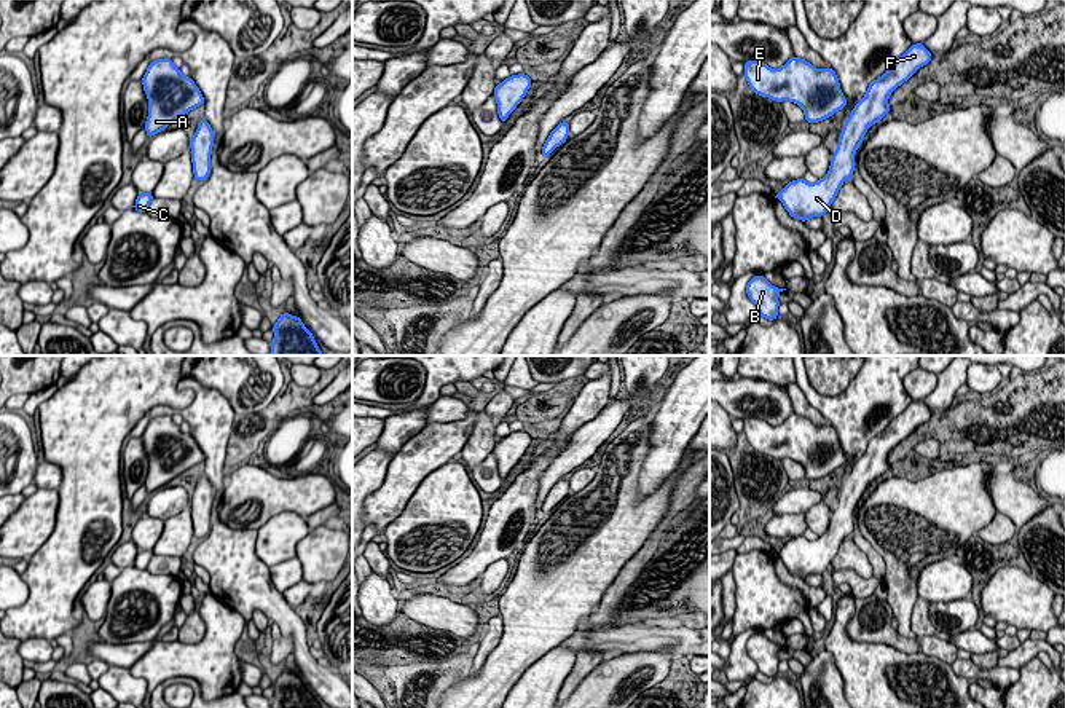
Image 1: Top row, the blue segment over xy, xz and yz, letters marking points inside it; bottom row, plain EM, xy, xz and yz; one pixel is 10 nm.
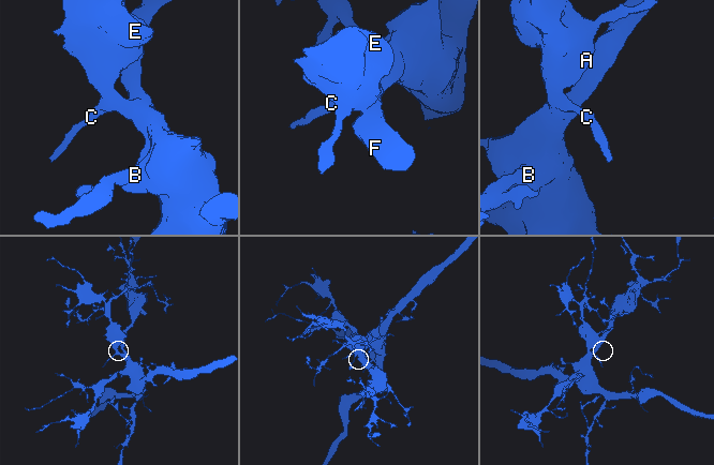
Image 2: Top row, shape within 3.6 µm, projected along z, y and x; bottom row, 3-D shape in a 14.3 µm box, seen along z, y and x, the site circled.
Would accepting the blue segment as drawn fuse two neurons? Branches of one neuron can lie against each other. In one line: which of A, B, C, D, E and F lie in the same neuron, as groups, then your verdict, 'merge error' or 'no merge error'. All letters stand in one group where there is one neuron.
groups A B C D E F; no merge error

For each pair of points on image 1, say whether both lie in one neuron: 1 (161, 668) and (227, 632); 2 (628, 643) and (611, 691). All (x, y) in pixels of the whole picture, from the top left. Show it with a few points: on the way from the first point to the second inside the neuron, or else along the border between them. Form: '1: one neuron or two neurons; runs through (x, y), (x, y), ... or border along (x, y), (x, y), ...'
1: one neuron; runs through (177, 659), (200, 659), (211, 648)
2: two neurons; border along (660, 649), (622, 654)

